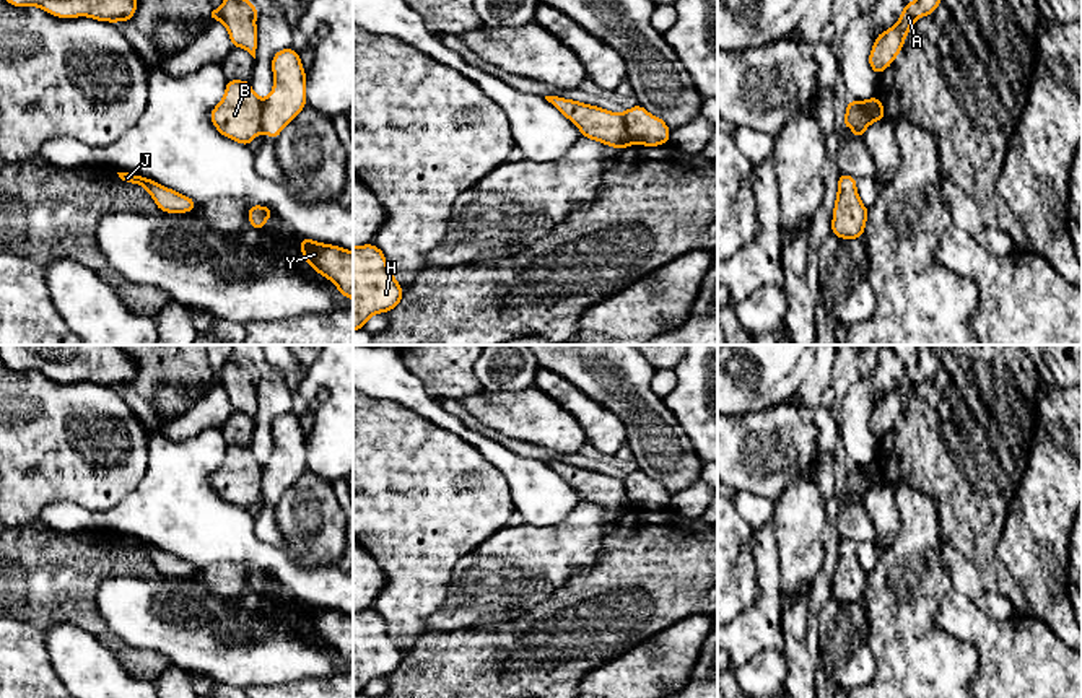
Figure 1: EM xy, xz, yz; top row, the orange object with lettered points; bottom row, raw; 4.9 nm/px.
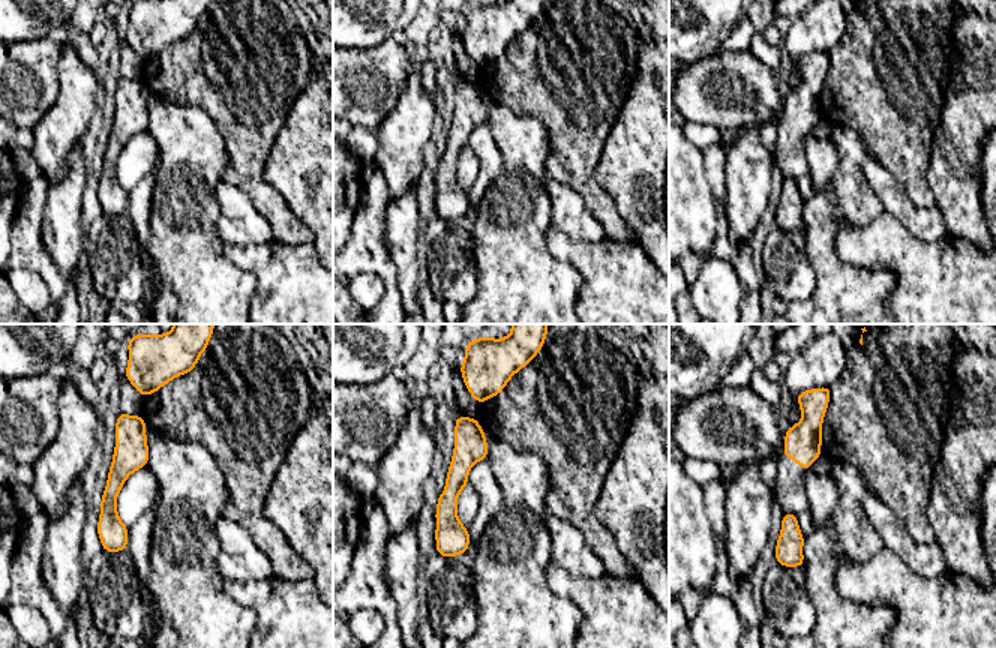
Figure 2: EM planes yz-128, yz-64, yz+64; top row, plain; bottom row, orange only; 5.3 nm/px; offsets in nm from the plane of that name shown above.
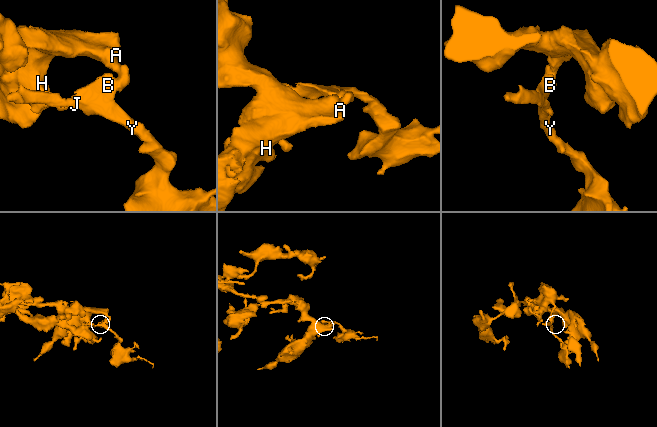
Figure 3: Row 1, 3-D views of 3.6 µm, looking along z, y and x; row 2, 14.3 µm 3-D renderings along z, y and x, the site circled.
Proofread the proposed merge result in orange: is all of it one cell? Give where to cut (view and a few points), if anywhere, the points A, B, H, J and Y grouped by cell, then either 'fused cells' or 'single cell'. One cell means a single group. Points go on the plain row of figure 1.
cut xy (262, 466), (261, 493); groups A H / B J Y; fused cells

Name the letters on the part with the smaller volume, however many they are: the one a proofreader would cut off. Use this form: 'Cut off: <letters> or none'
Cut off: B, J, Y

